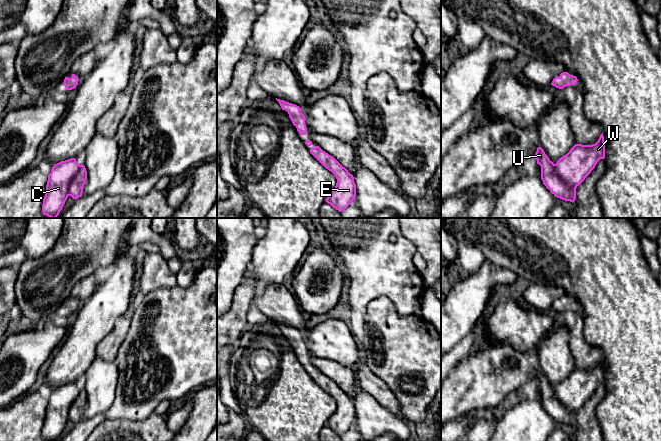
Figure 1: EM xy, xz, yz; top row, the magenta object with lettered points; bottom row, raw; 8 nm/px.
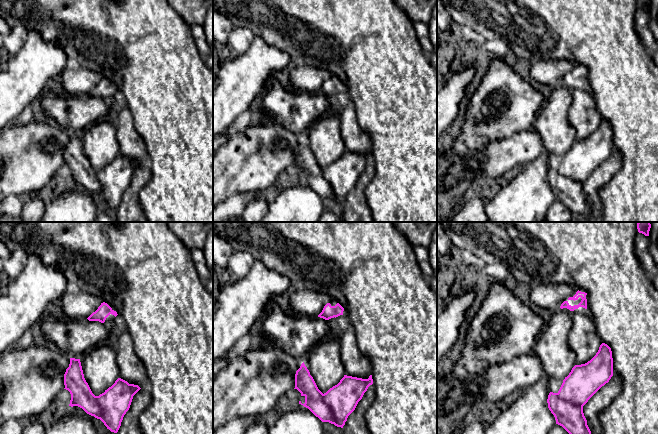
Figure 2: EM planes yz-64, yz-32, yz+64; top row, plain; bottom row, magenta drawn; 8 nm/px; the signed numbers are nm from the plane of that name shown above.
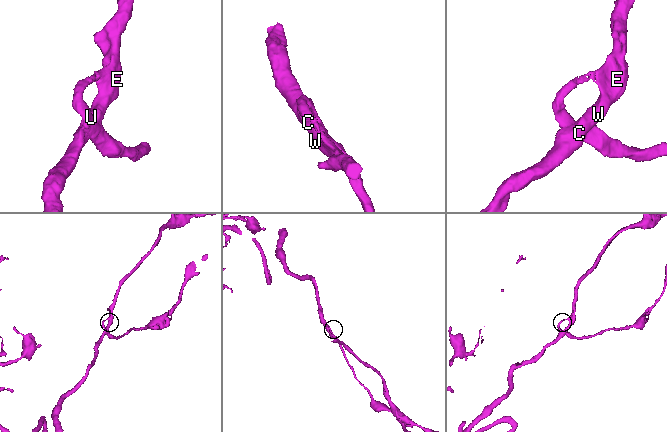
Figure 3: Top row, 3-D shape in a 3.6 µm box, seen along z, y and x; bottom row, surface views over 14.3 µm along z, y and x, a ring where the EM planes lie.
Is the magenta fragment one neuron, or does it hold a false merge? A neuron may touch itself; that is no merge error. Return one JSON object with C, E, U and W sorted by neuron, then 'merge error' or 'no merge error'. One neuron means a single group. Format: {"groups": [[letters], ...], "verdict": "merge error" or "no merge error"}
{"groups": [["C", "E", "U", "W"]], "verdict": "no merge error"}

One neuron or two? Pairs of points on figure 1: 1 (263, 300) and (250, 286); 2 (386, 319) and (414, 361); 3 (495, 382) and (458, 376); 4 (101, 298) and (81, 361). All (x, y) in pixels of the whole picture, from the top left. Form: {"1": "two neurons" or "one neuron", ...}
{"1": "two neurons", "2": "one neuron", "3": "one neuron", "4": "one neuron"}

